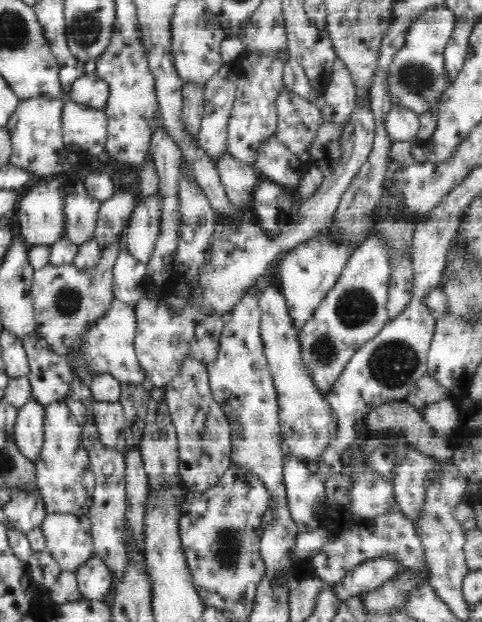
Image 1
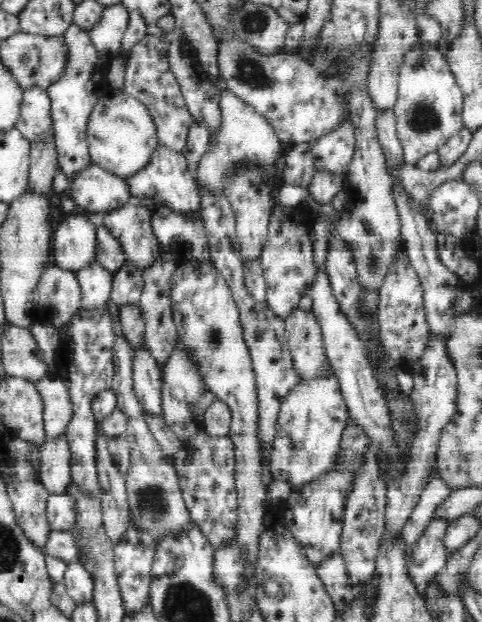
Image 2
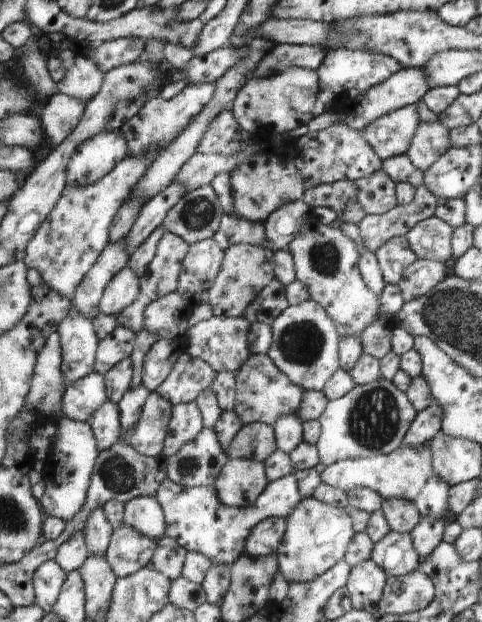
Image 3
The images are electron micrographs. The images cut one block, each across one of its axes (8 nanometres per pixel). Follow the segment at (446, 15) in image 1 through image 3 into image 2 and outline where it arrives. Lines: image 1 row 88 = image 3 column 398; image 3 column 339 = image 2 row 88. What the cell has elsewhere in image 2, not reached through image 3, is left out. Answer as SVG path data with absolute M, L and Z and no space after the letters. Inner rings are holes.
M418 41L406 52L398 79L398 101L393 109L396 133L403 147L406 165L417 167L423 158L437 152L448 139L465 129L461 118L465 97L446 56L434 44Z

